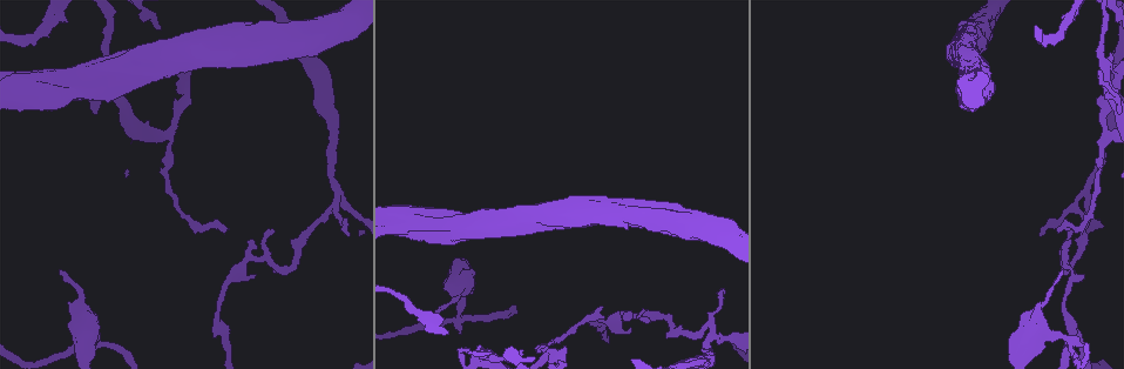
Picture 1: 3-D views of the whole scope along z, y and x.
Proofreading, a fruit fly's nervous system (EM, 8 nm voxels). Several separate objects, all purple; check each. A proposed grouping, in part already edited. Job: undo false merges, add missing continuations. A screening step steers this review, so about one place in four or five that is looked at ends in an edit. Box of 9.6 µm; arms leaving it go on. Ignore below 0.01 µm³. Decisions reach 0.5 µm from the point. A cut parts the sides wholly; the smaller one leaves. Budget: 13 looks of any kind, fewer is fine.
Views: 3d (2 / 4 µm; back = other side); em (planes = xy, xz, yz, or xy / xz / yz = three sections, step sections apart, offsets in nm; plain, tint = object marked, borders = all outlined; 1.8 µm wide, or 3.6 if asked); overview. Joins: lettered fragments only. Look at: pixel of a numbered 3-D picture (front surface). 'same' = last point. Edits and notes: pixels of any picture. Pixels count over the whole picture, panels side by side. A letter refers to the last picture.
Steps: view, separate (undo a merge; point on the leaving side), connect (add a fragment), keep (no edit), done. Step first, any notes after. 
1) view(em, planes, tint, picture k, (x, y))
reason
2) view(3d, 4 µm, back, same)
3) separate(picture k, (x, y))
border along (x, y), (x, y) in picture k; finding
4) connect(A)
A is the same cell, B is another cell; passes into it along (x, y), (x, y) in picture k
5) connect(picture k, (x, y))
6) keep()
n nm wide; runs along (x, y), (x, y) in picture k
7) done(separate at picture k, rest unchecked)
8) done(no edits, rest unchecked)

view(em, planes, borders, picture 1, (1038, 233))
branch stops here

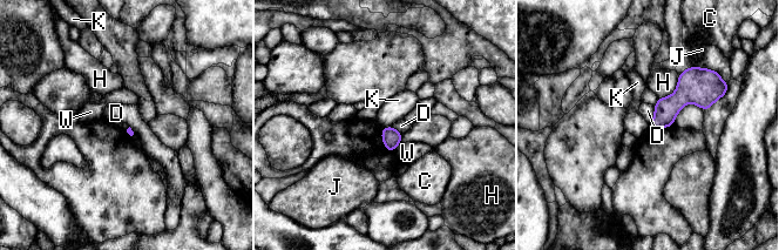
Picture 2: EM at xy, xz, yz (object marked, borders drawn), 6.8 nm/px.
keep()
C, D, H, J, K and W are other cells; border along (384, 126), (391, 127) in picture 2; none of them fits

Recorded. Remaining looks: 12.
view(em, planes, borders, picture 1, (980, 23))
an open end

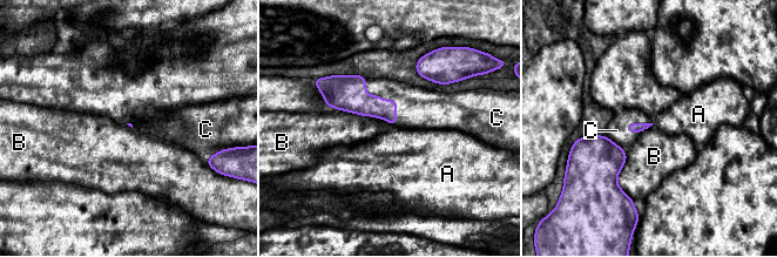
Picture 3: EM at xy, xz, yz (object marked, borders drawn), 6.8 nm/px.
connect(C)
C is the same cell, A and B are other cells; passes into it along (351, 96), (386, 100), (417, 108) in picture 3; the neuron continues

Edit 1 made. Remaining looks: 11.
view(overview)
redraw

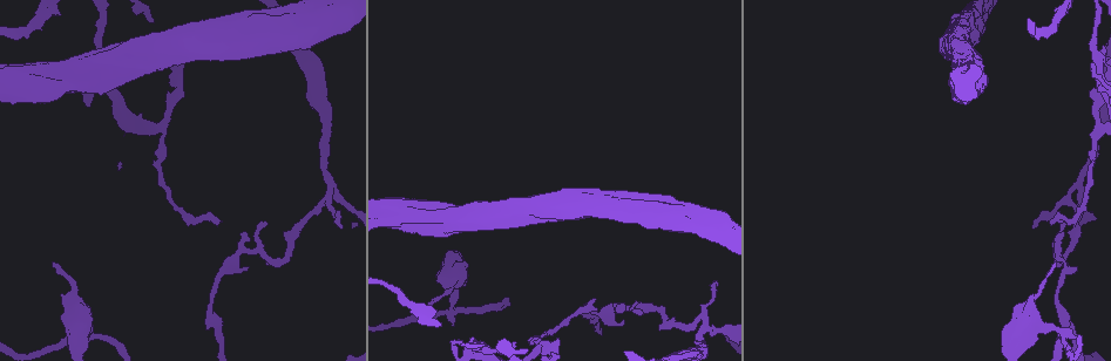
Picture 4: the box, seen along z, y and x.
view(3d, 2 µm, picture 4, (57, 8))
an open end

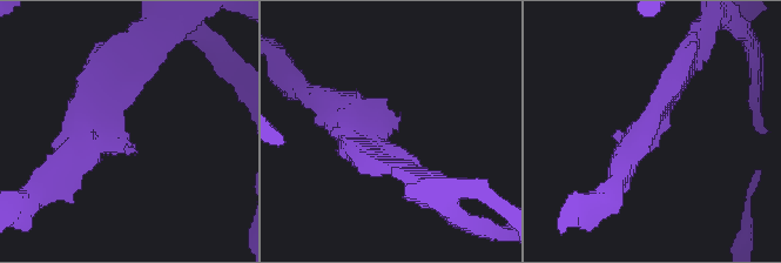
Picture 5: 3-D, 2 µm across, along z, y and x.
view(em, yz, step 16, borders, picture 5, (391, 130))

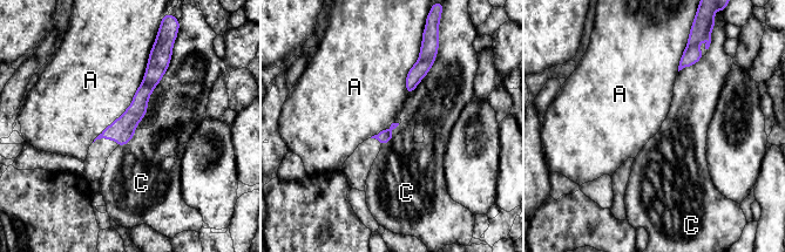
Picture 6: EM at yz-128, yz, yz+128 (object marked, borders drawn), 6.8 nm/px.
keep()
A touches over 800 nm; A and C are other cells; runs along (156, 61), (139, 108), (103, 135) in picture 6; no lettered fragment goes on from it

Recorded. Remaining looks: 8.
view(em, planes, borders, picture 4, (217, 220))
thin end

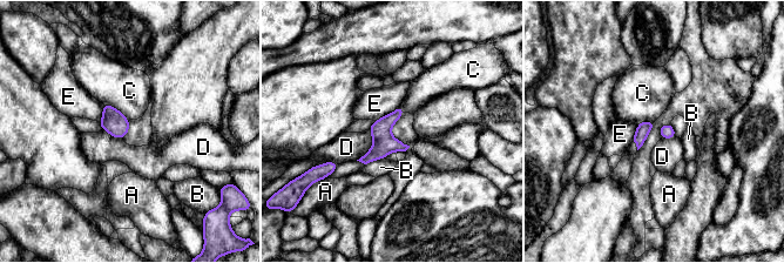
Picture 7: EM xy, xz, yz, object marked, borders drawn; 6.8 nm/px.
keep()
A, B, C, D and E are other cells; runs along (400, 109), (364, 160) in picture 7; no lettered fragment goes on from it

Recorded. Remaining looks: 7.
view(em, planes, borders, picture 4, (61, 295))
an open end

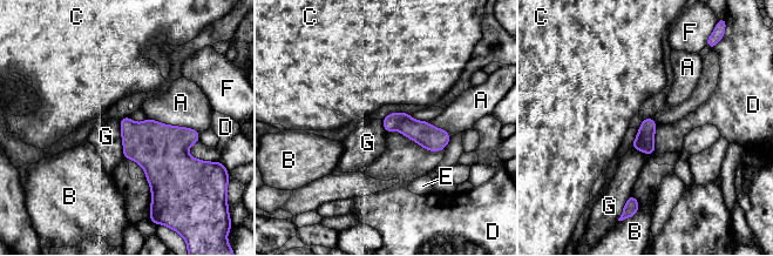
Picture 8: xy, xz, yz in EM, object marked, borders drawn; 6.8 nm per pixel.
keep()
A, B, C, D, E, F and G are other cells; runs along (386, 121), (447, 136) in picture 8; none of them fits

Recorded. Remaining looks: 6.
done(connect at picture 3, rest unchecked)

